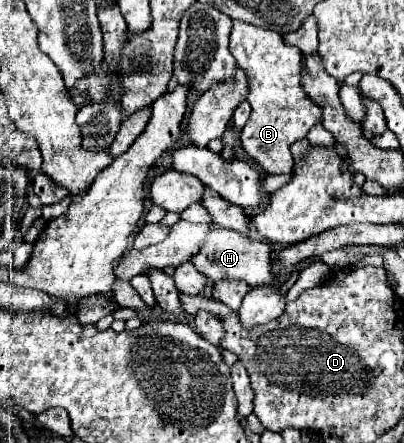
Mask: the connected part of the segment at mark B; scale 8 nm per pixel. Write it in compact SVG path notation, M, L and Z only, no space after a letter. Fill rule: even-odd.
M233 21L229 49L237 59L239 69L247 75L249 87L247 101L251 105L251 115L241 129L241 147L265 173L291 173L291 145L305 139L311 127L323 123L321 107L309 99L301 85L303 53L297 47L287 45L279 33L241 21Z

